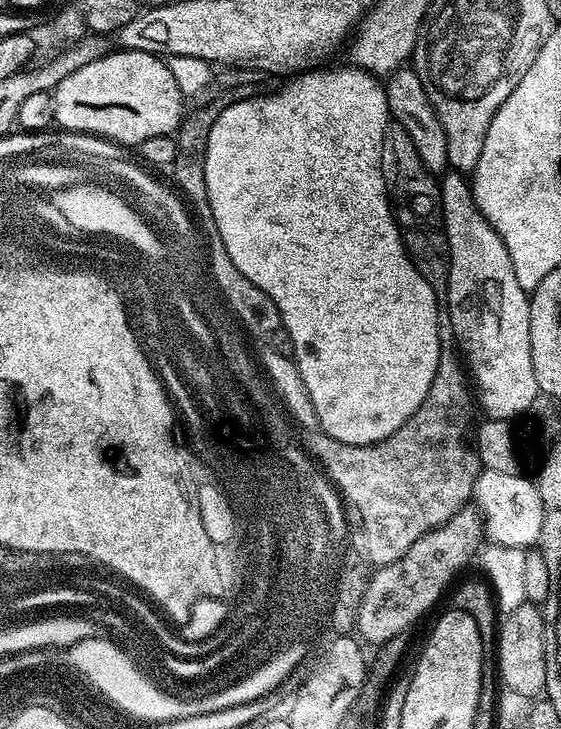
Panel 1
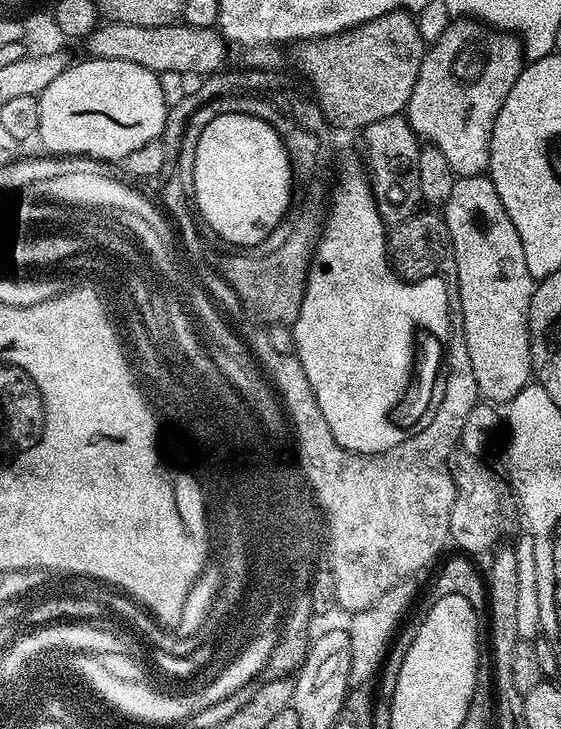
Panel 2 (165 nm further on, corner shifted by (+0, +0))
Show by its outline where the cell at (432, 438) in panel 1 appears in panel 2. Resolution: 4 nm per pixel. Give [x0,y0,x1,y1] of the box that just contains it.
[286,210,482,572]

